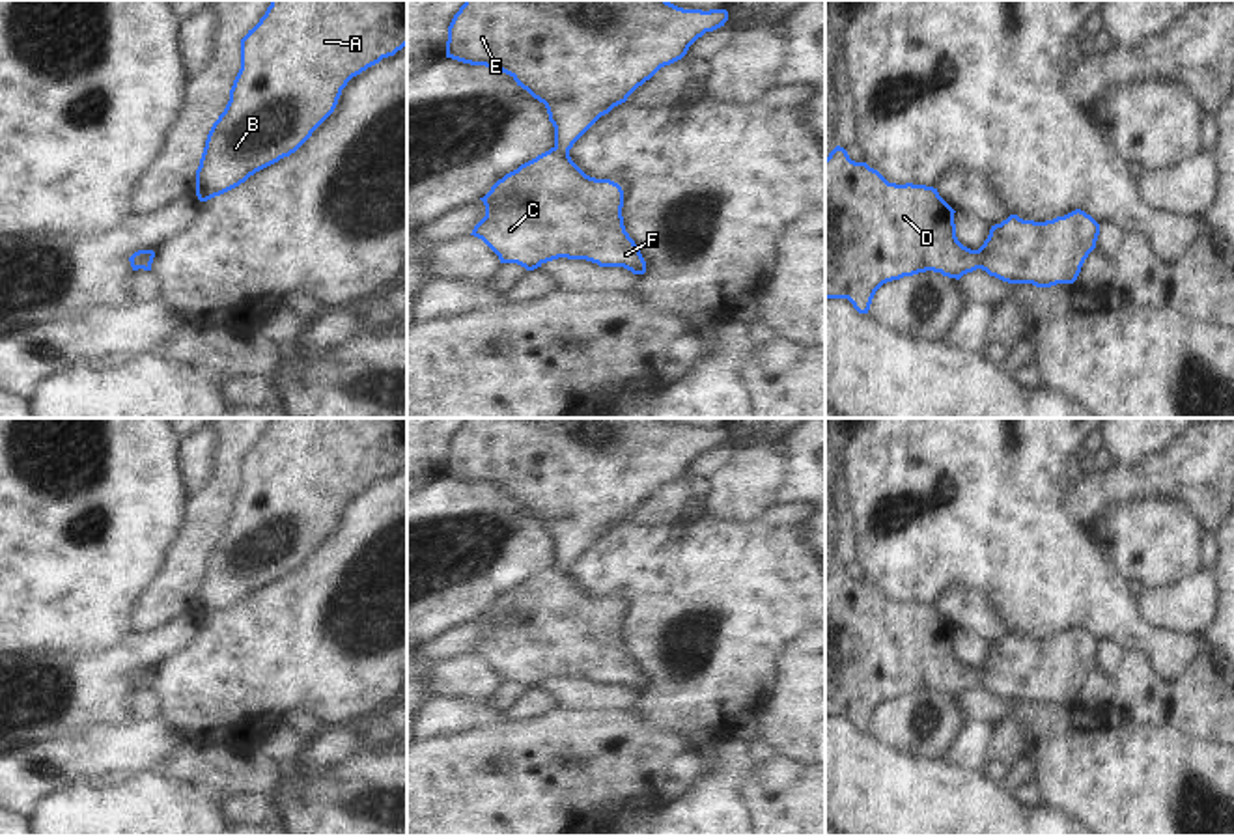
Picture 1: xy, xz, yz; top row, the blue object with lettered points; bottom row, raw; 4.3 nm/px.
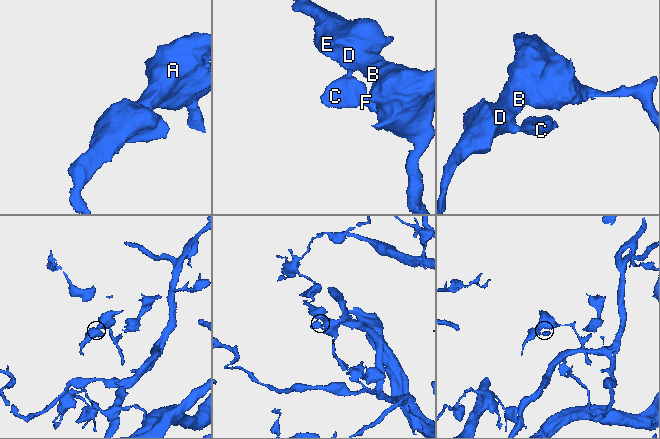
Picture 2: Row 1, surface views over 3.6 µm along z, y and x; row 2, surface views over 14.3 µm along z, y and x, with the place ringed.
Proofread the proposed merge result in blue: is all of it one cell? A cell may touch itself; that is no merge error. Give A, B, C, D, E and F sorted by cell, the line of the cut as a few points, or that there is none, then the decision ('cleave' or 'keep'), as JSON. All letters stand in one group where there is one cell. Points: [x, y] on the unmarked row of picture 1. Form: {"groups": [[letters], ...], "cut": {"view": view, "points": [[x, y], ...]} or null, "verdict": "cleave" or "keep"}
{"groups": [["A", "B", "C", "D", "E", "F"]], "cut": null, "verdict": "keep"}

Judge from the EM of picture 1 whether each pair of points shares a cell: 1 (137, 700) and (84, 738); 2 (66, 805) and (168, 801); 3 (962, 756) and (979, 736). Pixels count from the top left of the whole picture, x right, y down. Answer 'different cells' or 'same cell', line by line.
1: different cells
2: same cell
3: same cell

